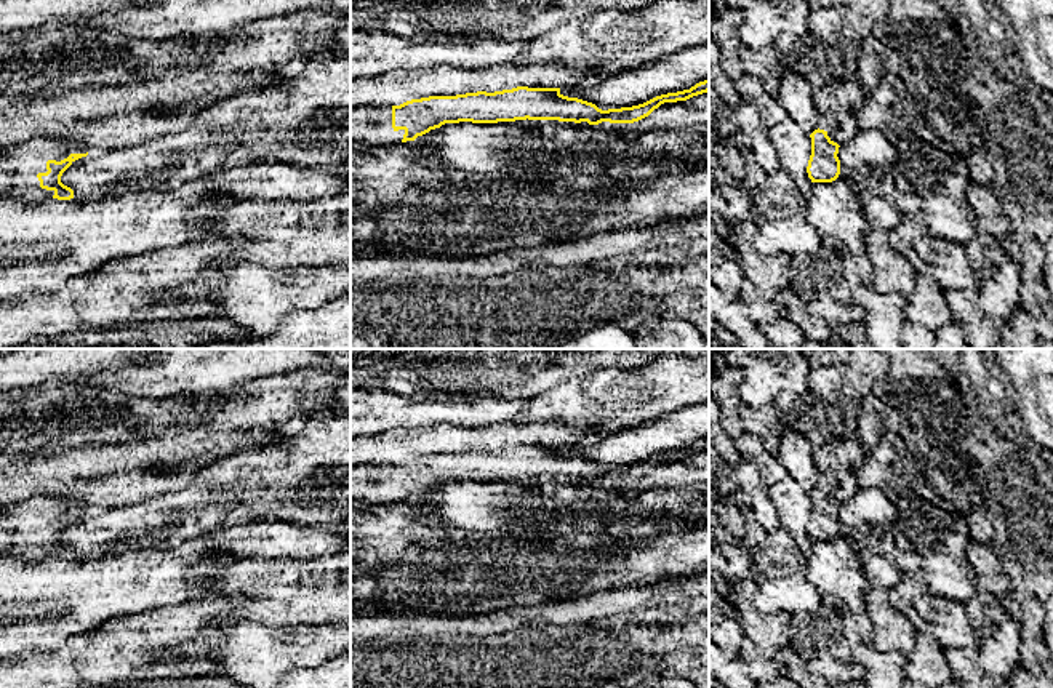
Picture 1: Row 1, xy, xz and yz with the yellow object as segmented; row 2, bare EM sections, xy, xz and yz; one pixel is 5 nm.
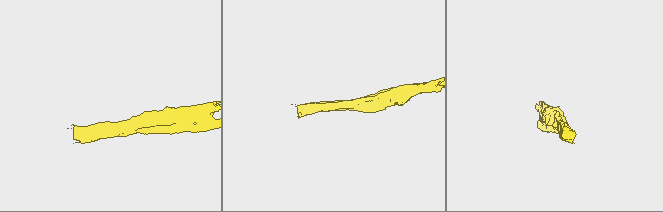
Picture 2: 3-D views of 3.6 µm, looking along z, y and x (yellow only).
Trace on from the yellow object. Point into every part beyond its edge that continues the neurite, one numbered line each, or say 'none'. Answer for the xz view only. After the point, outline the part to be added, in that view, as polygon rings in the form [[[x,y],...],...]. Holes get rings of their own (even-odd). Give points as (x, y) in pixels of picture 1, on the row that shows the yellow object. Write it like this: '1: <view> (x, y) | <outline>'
1: xz (372, 125) | [[[392,106],[350,109],[350,149],[384,147],[402,142],[405,130],[392,128]]]

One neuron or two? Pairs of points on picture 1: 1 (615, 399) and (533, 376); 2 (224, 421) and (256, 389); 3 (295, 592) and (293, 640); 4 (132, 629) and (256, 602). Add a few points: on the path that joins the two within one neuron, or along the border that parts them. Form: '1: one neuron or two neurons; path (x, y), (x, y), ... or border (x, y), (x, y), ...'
1: two neurons; border (557, 384), (532, 399)
2: one neuron; path (234, 412), (247, 392)
3: two neurons; border (256, 621), (266, 626), (330, 623)
4: two neurons; border (215, 596), (240, 600), (226, 620), (234, 623)

